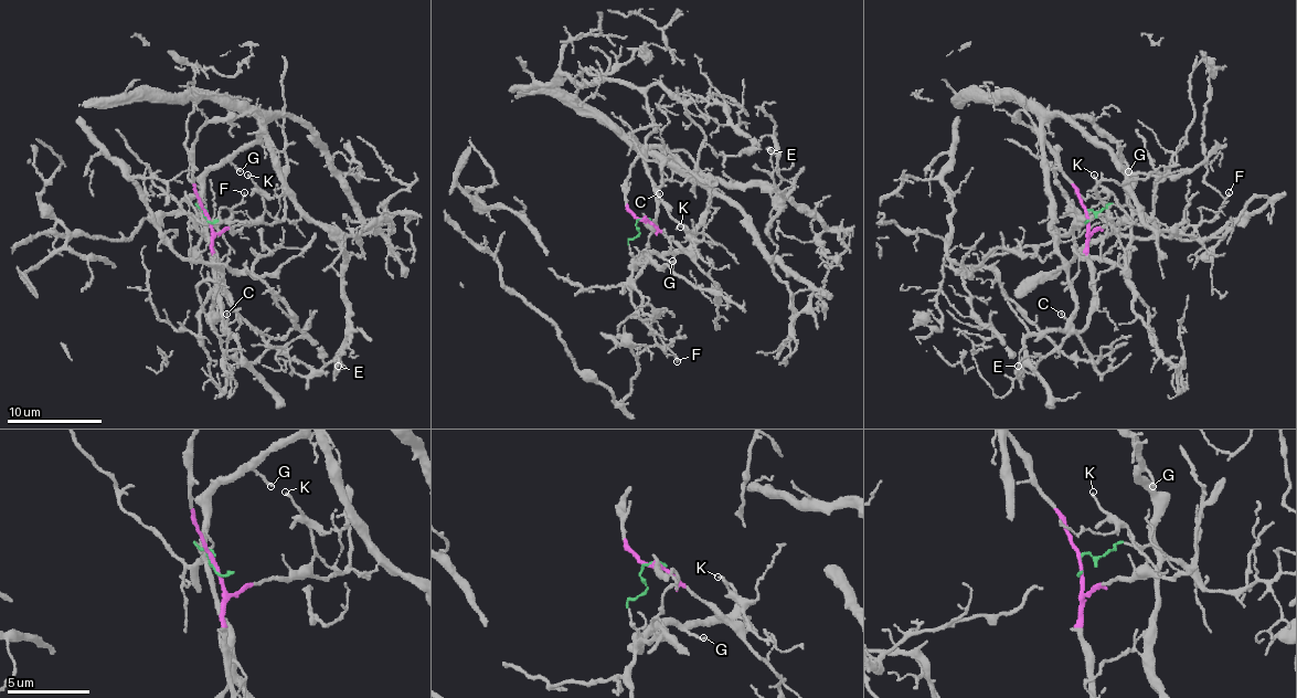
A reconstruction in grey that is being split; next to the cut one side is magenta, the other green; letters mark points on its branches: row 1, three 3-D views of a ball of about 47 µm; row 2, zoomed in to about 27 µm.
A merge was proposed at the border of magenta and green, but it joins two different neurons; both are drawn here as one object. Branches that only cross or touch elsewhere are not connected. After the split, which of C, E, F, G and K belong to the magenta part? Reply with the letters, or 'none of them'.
C, K

